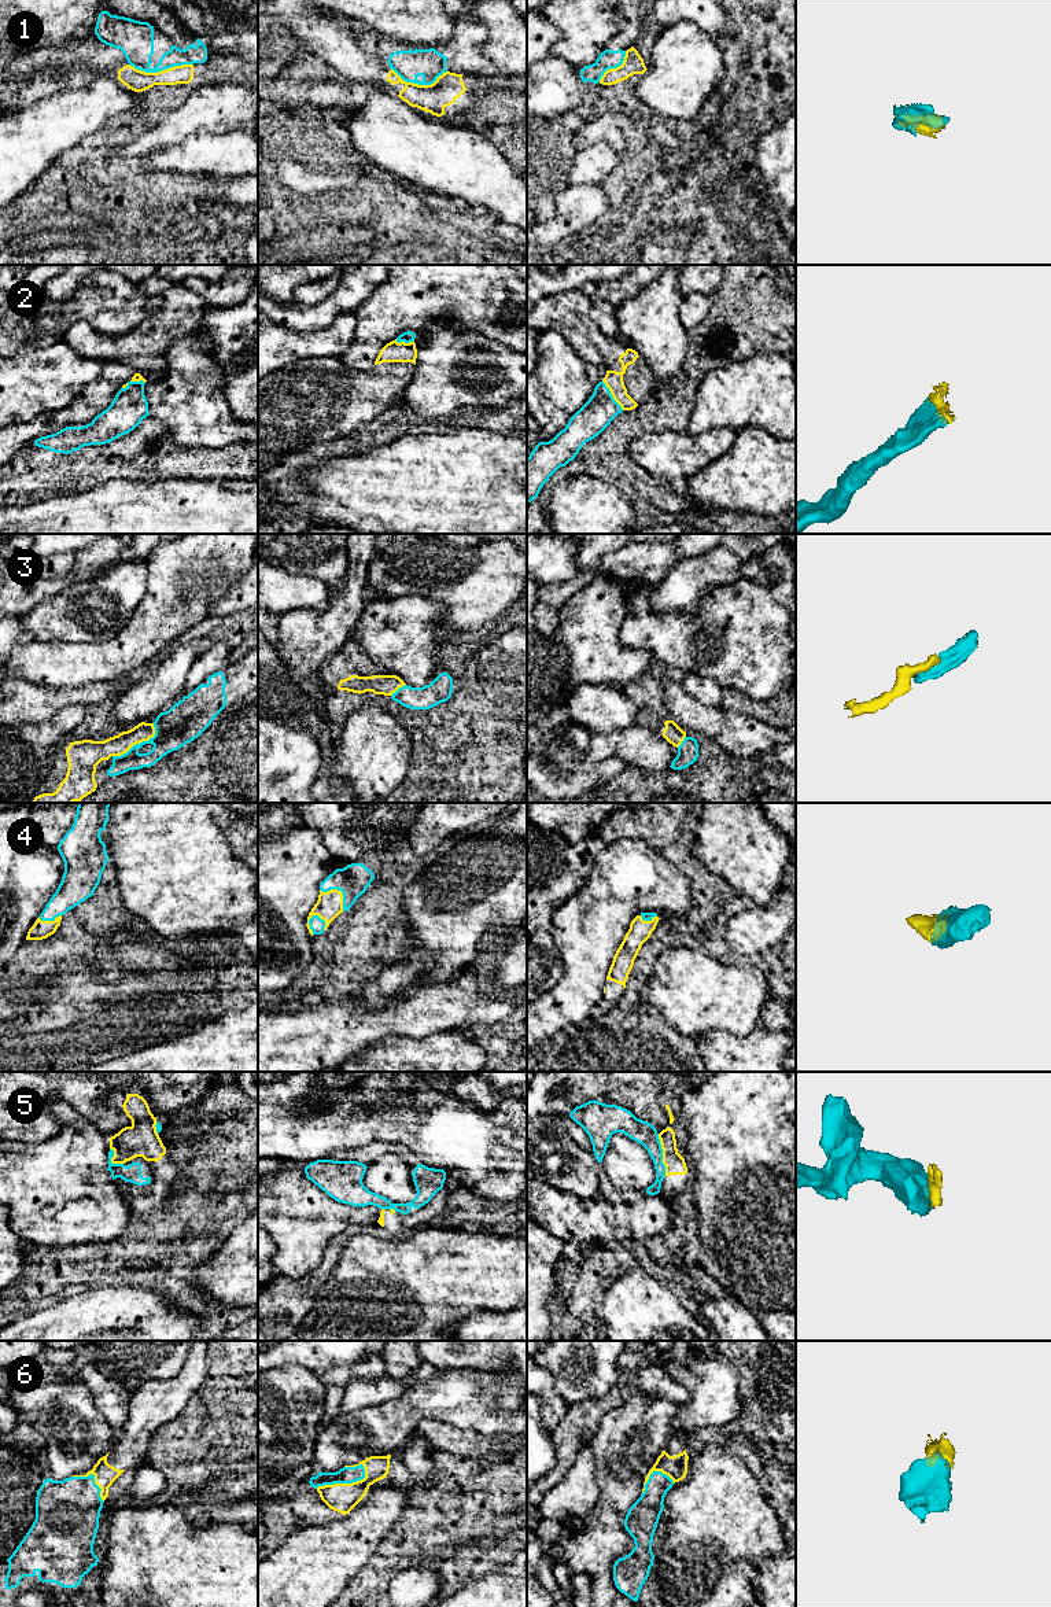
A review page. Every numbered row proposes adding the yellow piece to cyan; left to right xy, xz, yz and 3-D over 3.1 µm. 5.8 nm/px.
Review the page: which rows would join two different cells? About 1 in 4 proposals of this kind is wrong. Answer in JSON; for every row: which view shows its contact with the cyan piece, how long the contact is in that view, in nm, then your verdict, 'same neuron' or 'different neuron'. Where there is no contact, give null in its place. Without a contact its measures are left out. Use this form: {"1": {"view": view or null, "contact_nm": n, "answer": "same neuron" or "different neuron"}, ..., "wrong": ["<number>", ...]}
{"1": {"view": "xy", "contact_nm": 380, "answer": "different neuron"}, "2": {"view": "yz", "contact_nm": 220, "answer": "same neuron"}, "3": {"view": "xy", "contact_nm": 320, "answer": "same neuron"}, "4": {"view": "xz", "contact_nm": 190, "answer": "same neuron"}, "5": {"view": "yz", "contact_nm": 260, "answer": "different neuron"}, "6": {"view": "xz", "contact_nm": 320, "answer": "same neuron"}, "wrong": ["1", "5"]}

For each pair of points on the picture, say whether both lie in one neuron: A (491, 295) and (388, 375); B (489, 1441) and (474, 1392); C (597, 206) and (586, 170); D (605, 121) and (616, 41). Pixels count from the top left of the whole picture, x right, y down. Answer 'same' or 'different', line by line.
A: different
B: different
C: different
D: different

